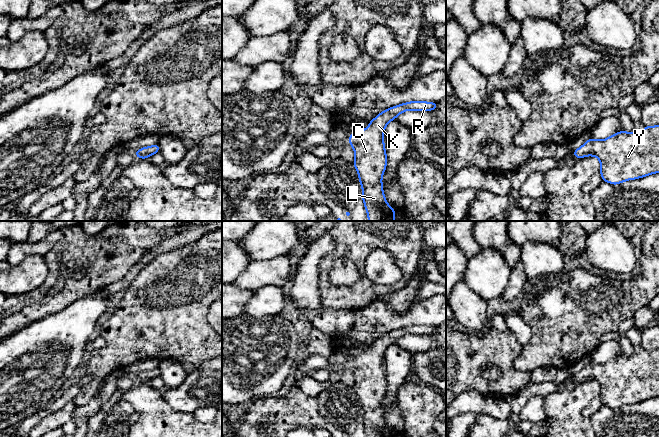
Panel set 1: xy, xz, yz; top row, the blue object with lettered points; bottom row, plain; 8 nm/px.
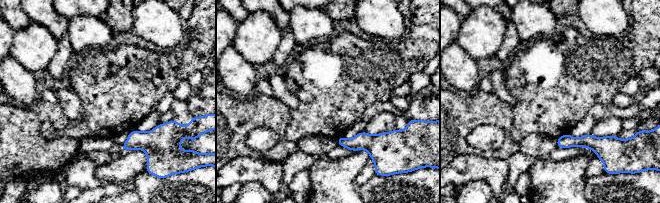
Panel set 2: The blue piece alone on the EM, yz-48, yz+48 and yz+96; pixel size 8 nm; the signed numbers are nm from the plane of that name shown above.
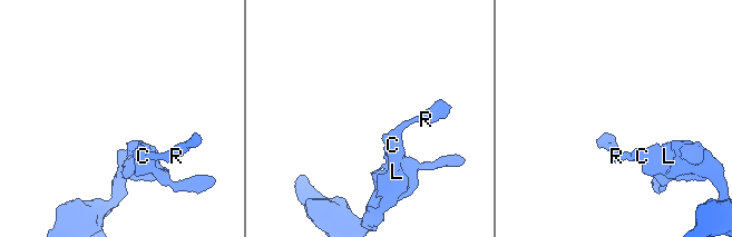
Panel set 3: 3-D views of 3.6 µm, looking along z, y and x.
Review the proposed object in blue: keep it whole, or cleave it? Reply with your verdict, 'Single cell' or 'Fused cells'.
Single cell

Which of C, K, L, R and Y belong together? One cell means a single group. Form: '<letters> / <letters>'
C K L R Y

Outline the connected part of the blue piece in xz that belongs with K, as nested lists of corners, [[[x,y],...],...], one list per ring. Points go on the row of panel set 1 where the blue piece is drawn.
[[[438,102],[402,103],[382,111],[364,130],[350,133],[348,143],[355,152],[353,165],[362,186],[368,221],[395,221],[397,212],[386,202],[382,185],[388,162],[383,140],[386,125],[405,111],[434,111],[437,107]]]

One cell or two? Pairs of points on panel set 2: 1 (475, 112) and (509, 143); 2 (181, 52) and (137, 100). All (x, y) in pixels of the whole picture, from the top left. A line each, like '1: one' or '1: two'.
1: one
2: one

